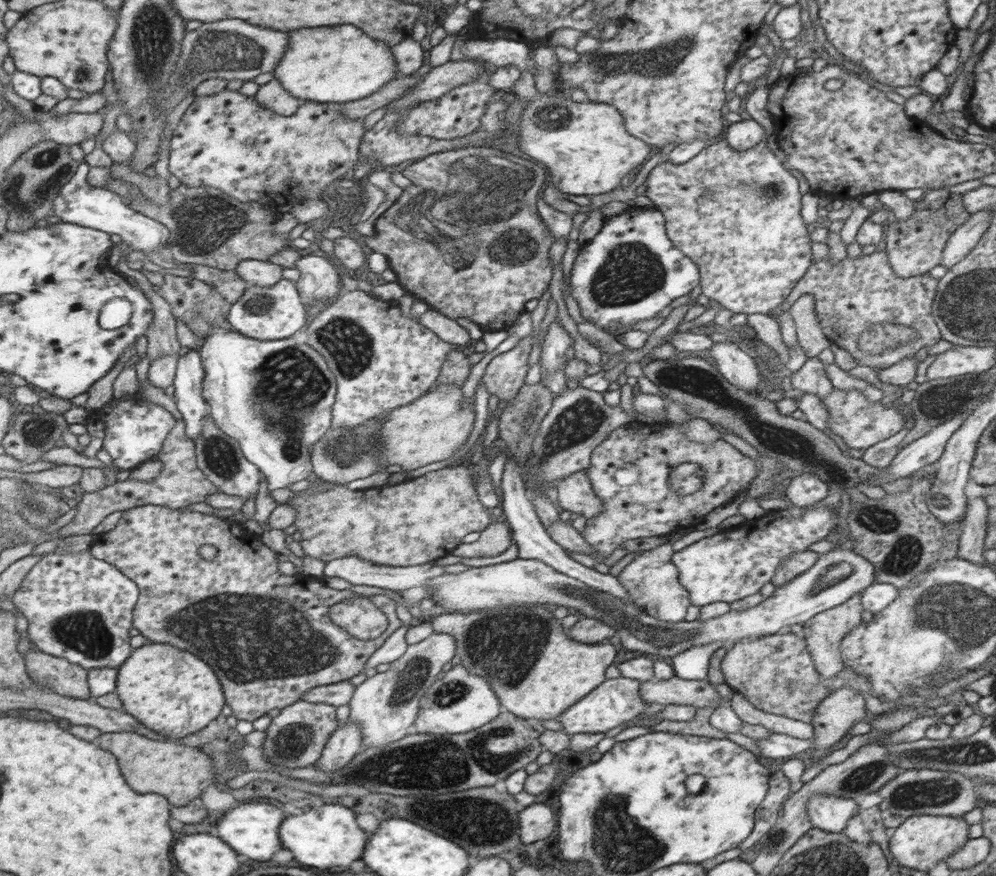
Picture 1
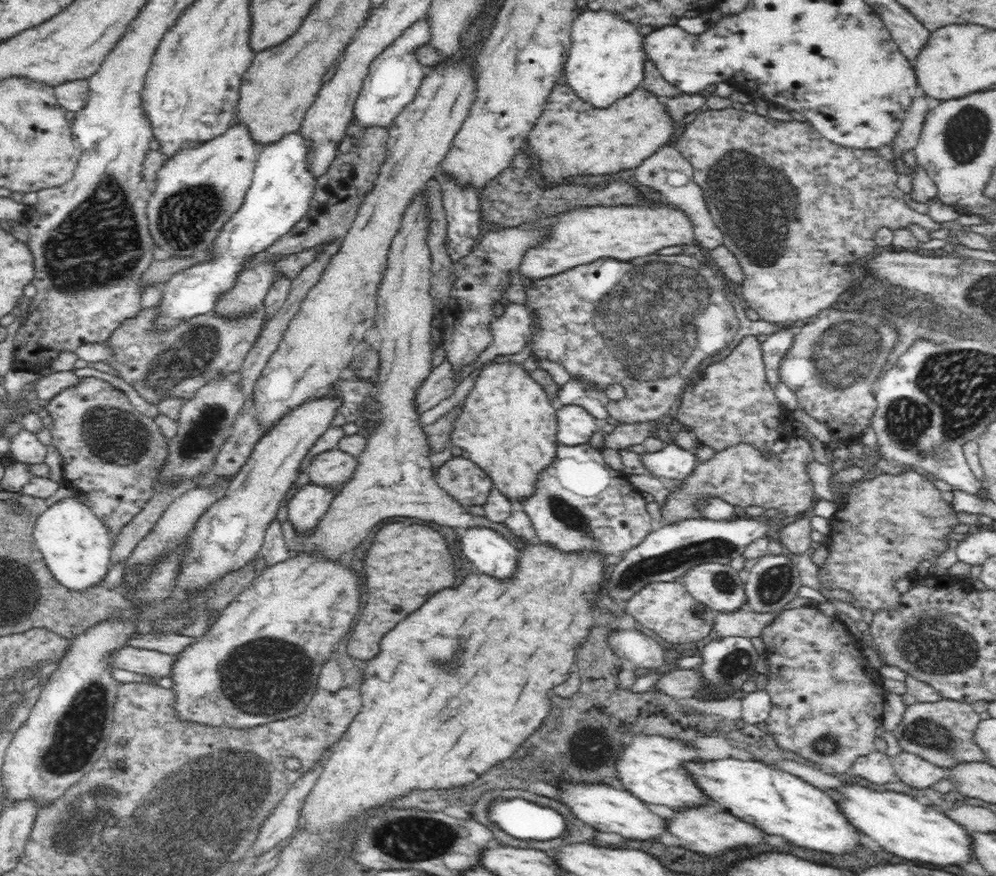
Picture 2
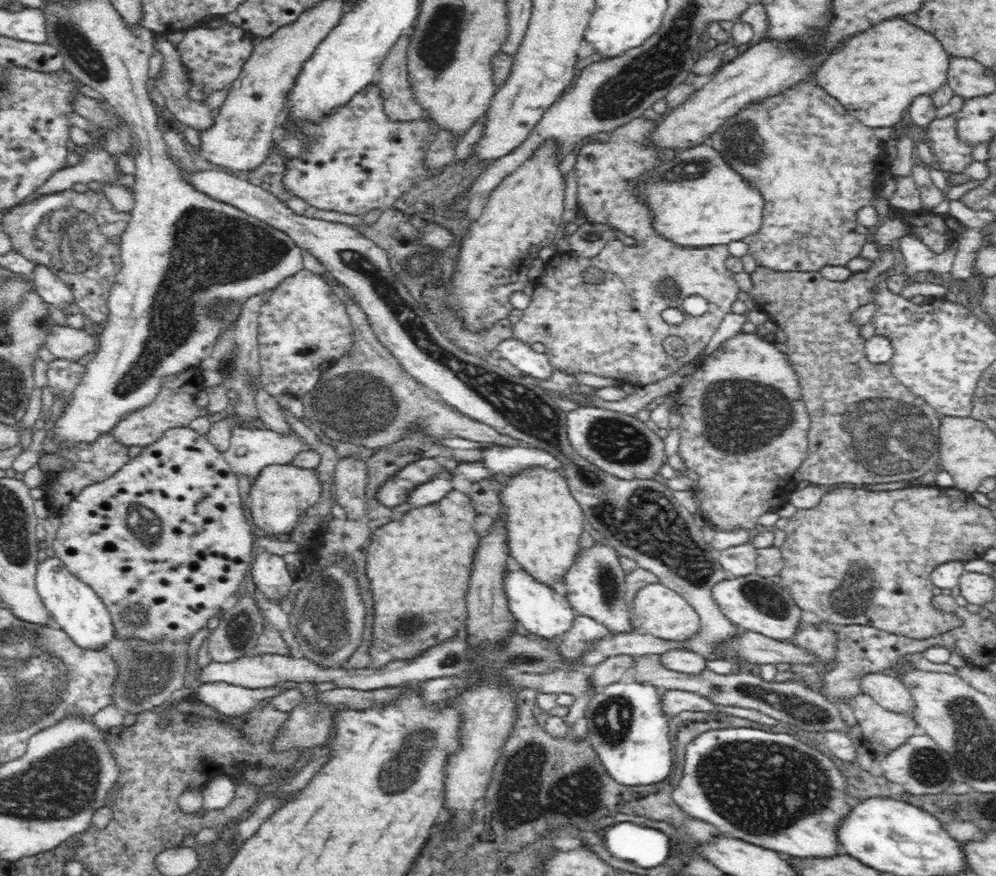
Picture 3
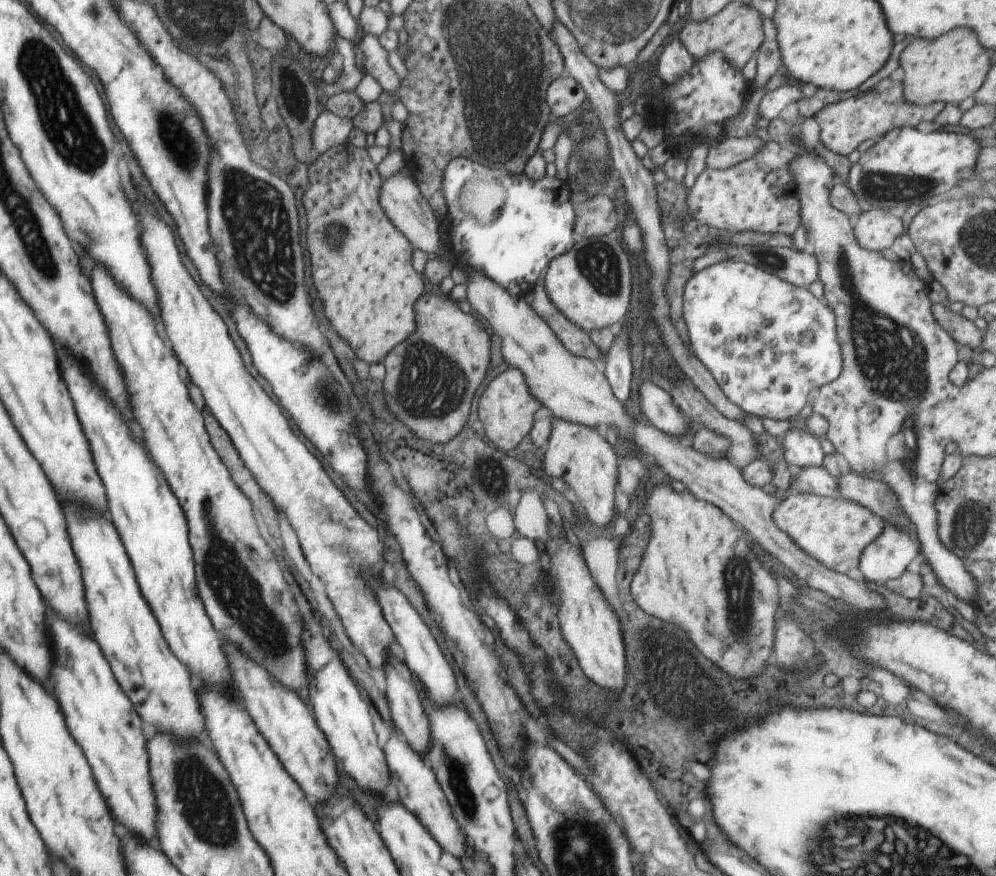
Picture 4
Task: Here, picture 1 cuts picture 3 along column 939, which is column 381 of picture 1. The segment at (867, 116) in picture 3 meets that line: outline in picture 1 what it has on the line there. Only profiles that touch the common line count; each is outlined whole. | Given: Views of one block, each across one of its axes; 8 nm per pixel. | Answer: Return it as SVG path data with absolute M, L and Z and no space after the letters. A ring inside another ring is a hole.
M352 24L292 32L290 52L275 75L289 92L305 102L340 104L373 96L398 78L397 60L391 48Z

